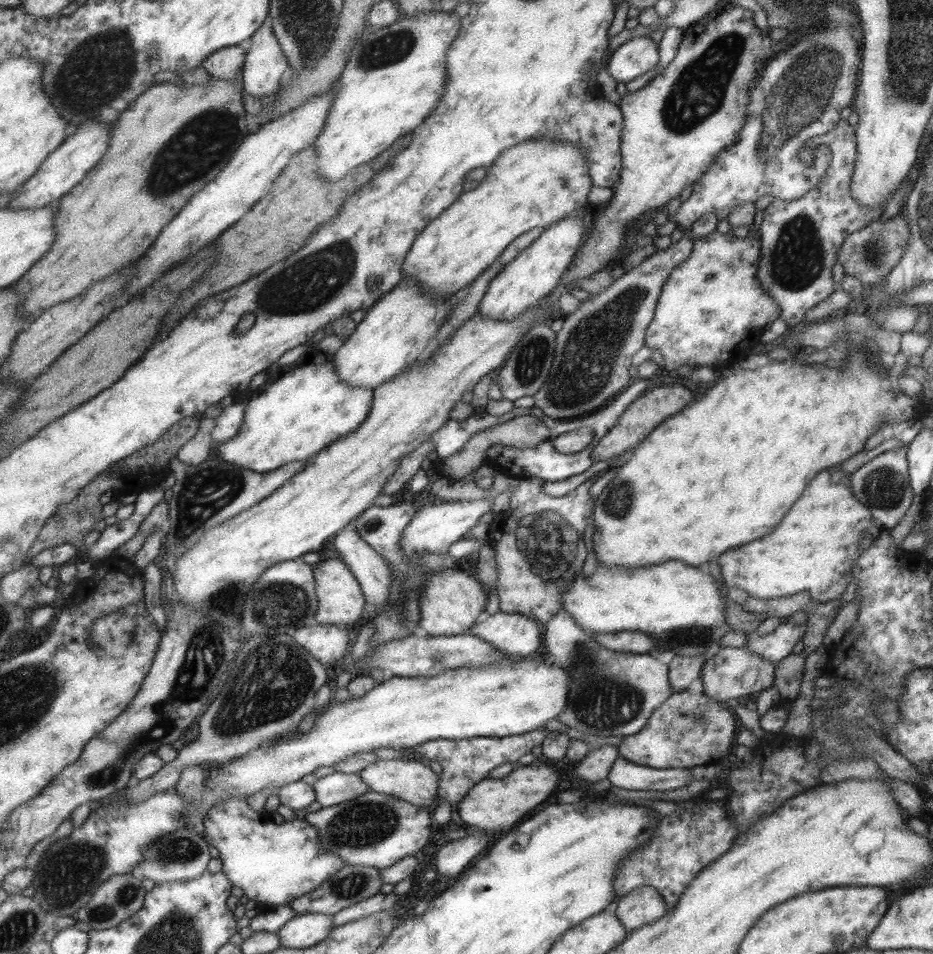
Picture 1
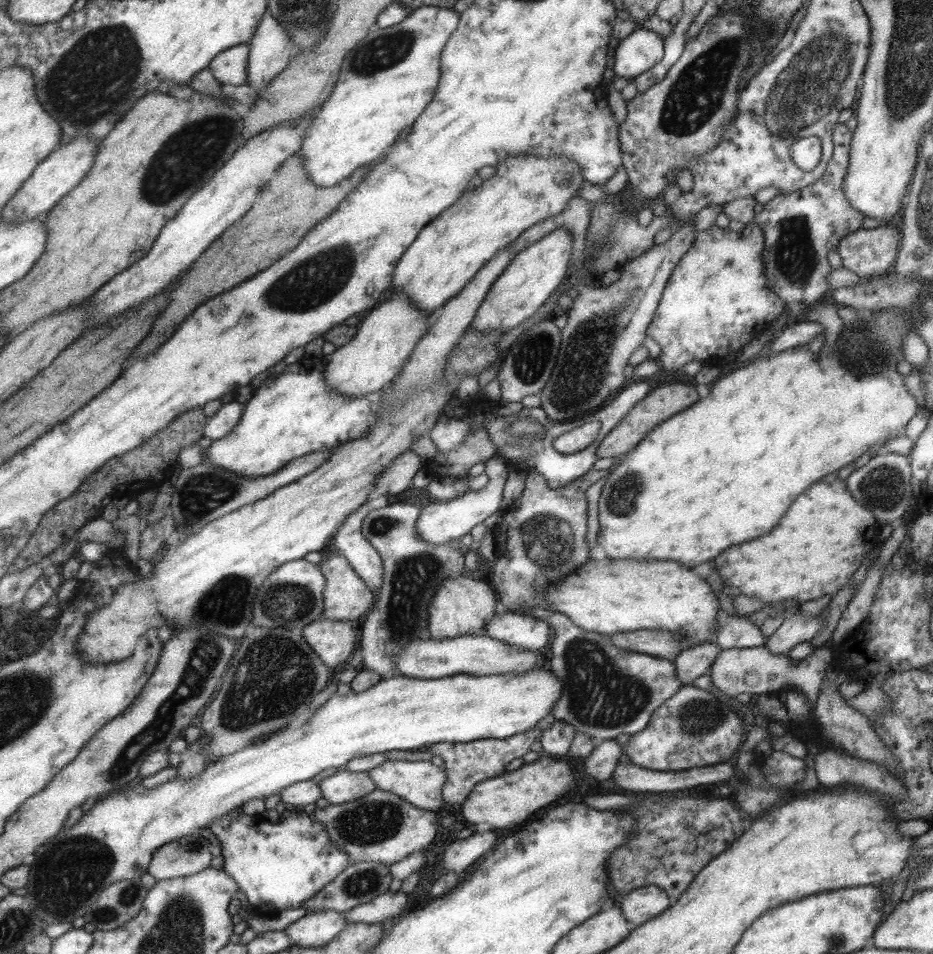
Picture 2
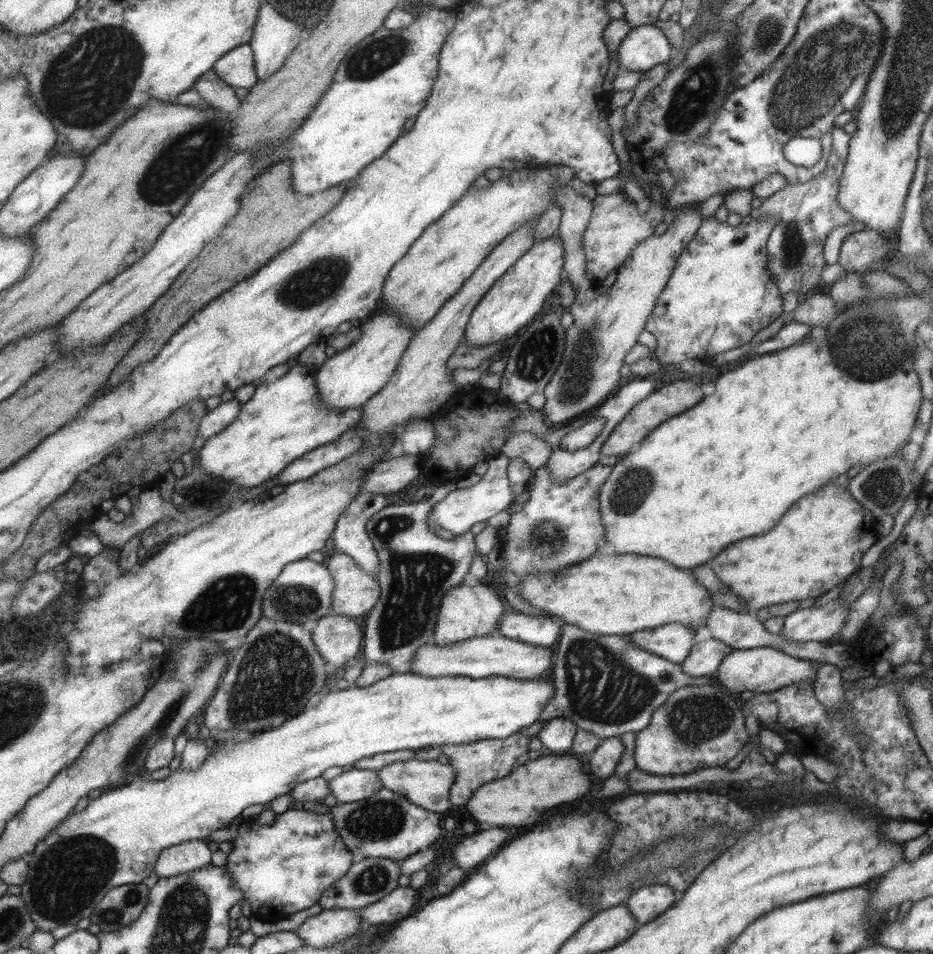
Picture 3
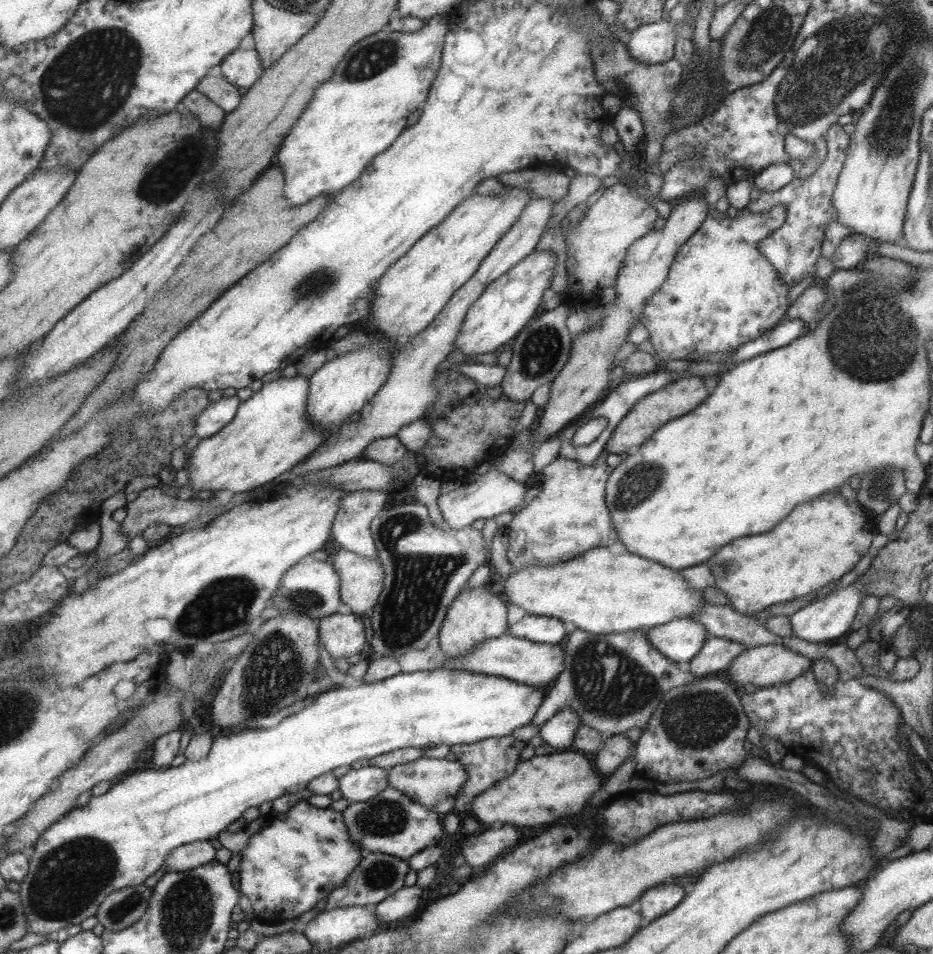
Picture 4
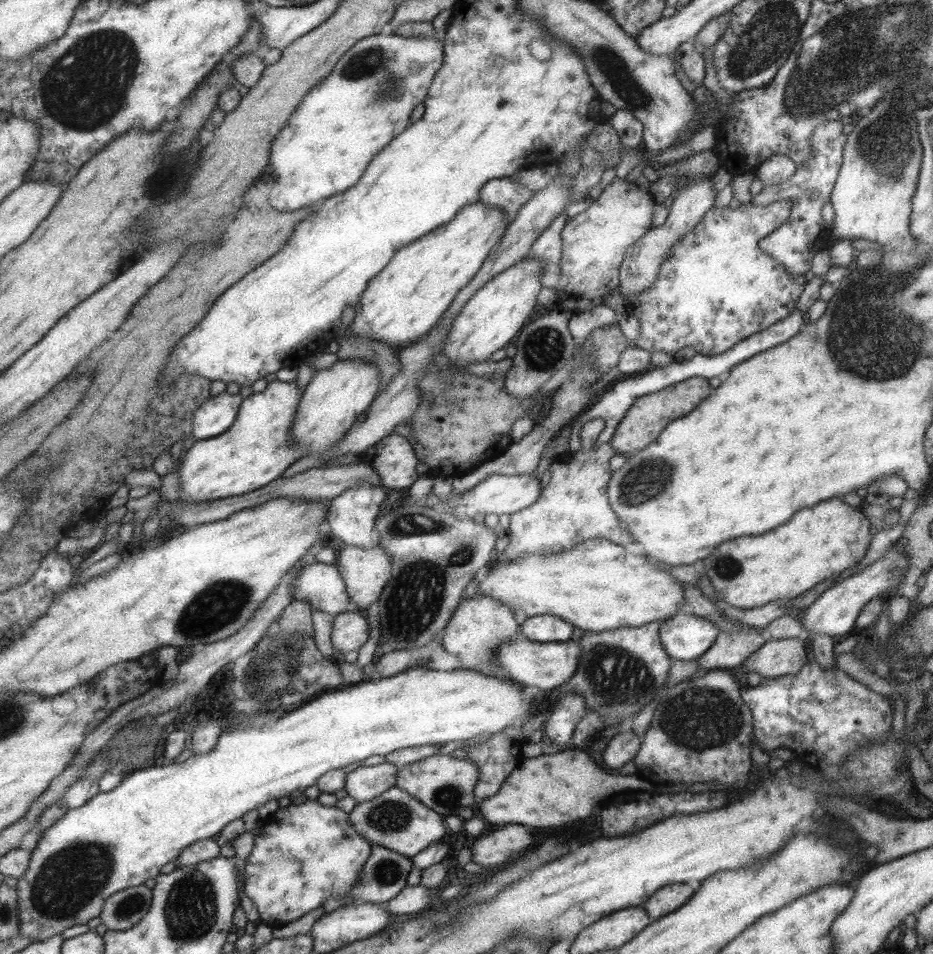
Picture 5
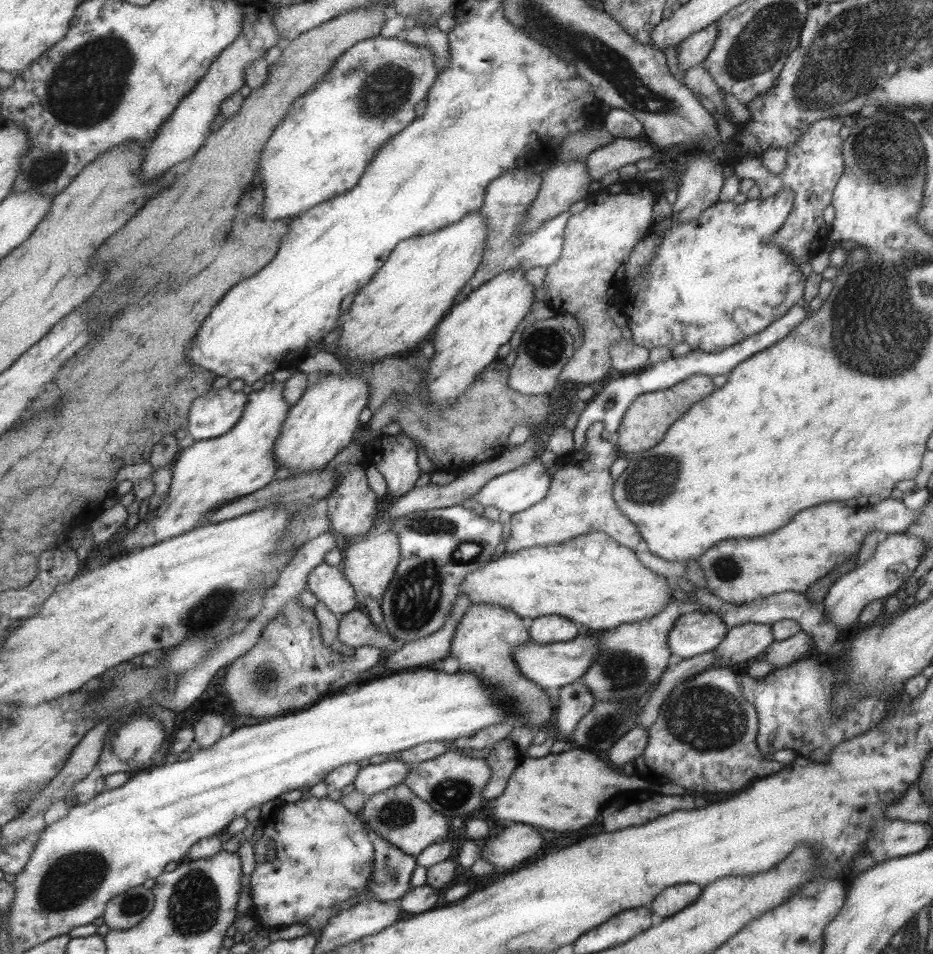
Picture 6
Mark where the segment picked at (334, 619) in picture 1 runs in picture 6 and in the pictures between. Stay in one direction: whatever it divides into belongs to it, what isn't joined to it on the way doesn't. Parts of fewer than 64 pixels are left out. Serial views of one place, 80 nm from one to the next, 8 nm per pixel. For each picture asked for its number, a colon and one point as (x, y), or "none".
2: (345, 597)
3: (354, 593)
4: (361, 580)
5: (364, 571)
6: (368, 565)

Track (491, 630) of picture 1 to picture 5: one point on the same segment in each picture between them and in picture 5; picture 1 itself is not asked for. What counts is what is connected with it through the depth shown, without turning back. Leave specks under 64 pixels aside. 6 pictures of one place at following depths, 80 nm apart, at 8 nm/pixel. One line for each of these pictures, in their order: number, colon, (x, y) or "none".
2: (520, 629)
3: (537, 630)
4: (540, 629)
5: (545, 628)

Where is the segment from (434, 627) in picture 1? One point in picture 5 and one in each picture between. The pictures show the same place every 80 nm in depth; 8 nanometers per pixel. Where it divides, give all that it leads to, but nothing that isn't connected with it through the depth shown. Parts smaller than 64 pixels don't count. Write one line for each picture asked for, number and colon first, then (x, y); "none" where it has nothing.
2: (460, 606)
3: (469, 609)
4: (475, 615)
5: (478, 624)

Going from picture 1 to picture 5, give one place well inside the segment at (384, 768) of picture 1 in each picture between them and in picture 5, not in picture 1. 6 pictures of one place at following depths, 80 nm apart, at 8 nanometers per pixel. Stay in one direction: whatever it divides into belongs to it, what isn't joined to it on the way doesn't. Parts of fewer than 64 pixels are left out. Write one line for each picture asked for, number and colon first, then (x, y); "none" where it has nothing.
2: (418, 782)
3: (425, 783)
4: (432, 782)
5: (442, 783)

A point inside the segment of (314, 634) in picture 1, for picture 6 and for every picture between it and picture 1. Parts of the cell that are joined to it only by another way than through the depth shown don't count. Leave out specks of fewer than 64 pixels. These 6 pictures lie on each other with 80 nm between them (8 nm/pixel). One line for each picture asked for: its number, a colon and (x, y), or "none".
2: (332, 641)
3: (337, 638)
4: (342, 634)
5: (349, 630)
6: (355, 629)

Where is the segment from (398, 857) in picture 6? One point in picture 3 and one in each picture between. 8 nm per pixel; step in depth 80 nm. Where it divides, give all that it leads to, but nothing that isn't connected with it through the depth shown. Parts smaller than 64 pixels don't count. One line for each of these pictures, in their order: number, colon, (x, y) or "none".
3: (366, 881)
4: (377, 875)
5: (382, 876)

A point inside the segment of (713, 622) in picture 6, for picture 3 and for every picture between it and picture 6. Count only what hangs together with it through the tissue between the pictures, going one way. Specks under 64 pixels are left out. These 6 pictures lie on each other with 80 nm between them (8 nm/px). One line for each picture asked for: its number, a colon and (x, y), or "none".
3: (672, 642)
4: (678, 640)
5: (684, 637)

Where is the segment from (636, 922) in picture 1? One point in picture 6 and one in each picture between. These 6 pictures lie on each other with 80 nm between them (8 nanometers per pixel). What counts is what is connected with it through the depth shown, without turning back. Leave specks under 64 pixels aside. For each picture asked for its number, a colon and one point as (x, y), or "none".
2: (640, 904)
3: (646, 902)
4: (653, 902)
5: (664, 900)
6: (671, 899)

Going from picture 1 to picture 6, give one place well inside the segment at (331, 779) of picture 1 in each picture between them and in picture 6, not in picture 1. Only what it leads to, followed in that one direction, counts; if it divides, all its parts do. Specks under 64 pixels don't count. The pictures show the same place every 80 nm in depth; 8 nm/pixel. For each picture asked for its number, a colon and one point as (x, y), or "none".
2: (340, 787)
3: (356, 784)
4: (360, 785)
5: (364, 783)
6: (373, 778)

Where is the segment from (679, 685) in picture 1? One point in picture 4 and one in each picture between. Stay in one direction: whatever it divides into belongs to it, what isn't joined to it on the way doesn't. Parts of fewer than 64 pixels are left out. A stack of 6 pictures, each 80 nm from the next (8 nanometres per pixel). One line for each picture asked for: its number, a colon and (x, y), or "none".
2: (689, 663)
3: (703, 657)
4: (715, 654)

